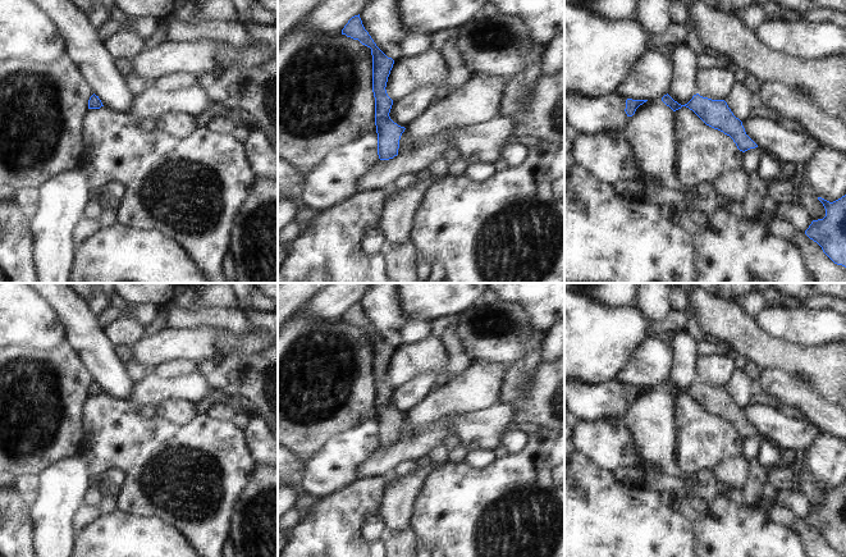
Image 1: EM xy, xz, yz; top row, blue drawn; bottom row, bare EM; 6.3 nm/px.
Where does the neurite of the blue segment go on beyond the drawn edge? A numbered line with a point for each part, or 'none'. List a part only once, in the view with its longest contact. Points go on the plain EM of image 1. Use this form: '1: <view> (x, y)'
none

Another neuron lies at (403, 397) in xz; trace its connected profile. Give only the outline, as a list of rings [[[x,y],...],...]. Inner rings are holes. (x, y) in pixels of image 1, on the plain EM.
[[[431,374],[419,375],[415,379],[393,388],[389,400],[390,406],[406,415],[408,410],[435,389],[435,378],[436,376]]]

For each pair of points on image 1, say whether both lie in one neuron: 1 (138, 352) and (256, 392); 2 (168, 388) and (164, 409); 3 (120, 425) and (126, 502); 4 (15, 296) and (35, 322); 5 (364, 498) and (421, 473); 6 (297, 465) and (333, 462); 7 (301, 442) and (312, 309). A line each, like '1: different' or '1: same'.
1: different
2: different
3: same
4: same
5: different
6: different
7: different

